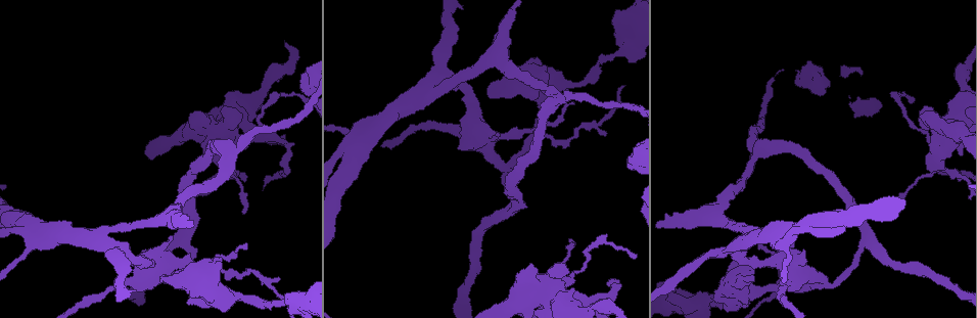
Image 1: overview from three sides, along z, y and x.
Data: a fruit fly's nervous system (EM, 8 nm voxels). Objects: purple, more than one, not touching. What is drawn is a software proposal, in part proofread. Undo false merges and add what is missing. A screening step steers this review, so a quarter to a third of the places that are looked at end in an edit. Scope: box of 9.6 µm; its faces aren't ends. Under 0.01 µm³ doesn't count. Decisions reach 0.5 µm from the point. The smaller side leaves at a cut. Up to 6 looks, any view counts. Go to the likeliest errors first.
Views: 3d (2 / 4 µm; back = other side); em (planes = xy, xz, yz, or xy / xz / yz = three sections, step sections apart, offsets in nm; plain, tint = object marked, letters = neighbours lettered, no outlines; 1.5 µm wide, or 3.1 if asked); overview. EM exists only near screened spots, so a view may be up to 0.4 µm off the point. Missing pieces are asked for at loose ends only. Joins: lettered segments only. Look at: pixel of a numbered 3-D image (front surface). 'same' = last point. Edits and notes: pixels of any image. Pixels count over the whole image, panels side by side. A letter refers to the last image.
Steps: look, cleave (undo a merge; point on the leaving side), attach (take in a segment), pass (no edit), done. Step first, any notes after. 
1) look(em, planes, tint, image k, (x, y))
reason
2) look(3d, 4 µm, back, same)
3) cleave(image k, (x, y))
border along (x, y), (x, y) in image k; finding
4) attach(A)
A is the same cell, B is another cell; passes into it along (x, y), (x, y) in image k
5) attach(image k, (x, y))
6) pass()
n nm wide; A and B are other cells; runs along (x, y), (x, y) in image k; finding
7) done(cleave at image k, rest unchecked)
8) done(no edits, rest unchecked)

look(3d, 4 µm, image 1, (509, 170))
sharp bend

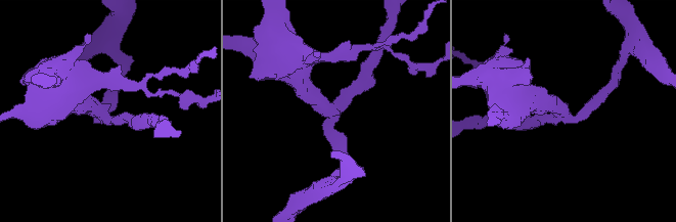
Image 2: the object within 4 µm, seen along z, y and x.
look(em, planes, letters, image 2, (104, 115))
3 arms; arms of 220, 240, 320 nm

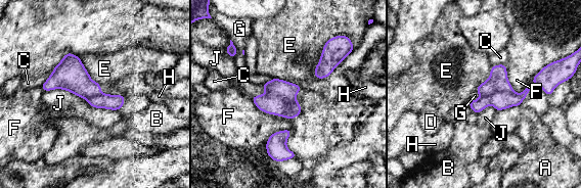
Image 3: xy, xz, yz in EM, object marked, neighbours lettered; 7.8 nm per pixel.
cleave(image 3, (497, 82))
220 nm wide; A, B, C, D, E, F, G, H and J are other cells; border along (511, 90), (481, 96) in image 3; two neurons meet here

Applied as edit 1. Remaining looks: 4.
look(em, yz, step 8, tint, image 1, (613, 284))
sharp bend

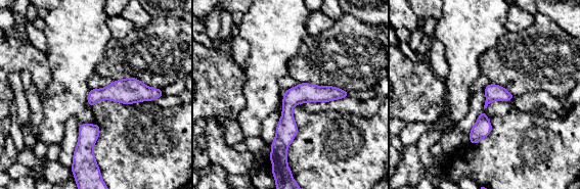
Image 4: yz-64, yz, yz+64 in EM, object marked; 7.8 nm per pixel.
look(em, planes, letters, same)

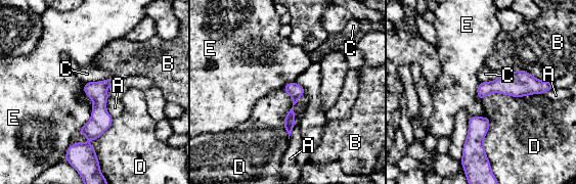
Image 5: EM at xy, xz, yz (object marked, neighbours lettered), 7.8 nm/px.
pass()
A, B, C, D and E are other cells; border along (113, 119), (98, 137), (71, 145) in image 5; all the same neuron

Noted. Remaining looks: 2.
look(3d, 4 µm, image 1, (535, 97))
thick end

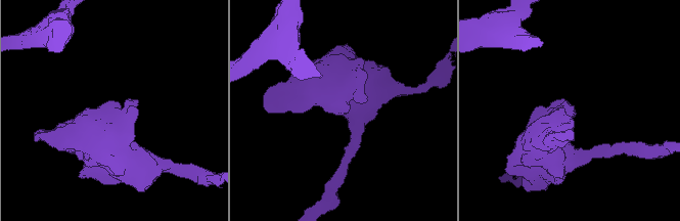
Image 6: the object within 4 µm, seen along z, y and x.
look(em, planes, letters, image 6, (115, 110))

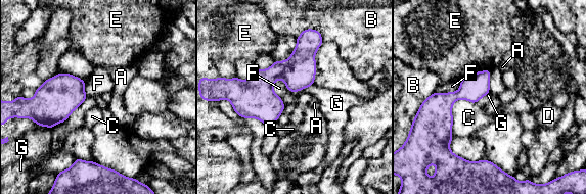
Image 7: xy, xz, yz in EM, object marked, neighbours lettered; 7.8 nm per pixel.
pass()
A, B, C, D, E, F and G are other cells; border along (277, 79), (273, 91), (285, 104) in image 7; no lettered segment goes on from it

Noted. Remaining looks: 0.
done(cleave at image 3, rest unchecked)

